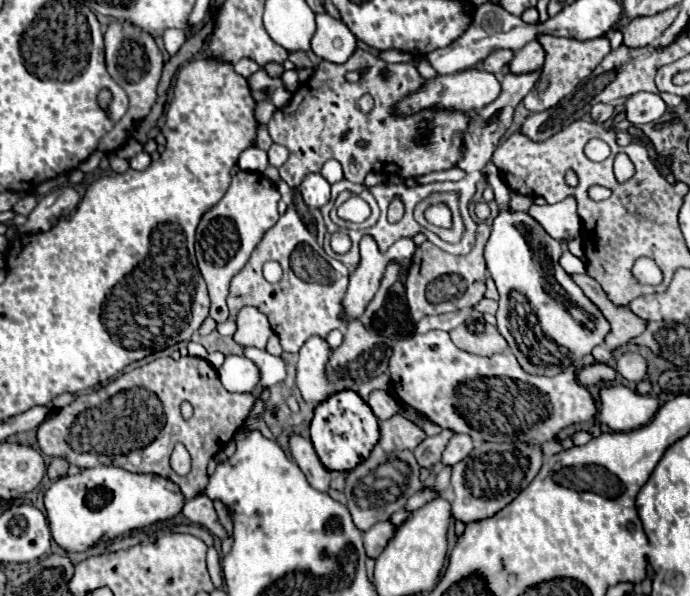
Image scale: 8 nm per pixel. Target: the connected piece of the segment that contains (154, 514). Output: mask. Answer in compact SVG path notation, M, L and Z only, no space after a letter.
M96 466L80 470L74 476L64 476L56 480L44 494L44 506L52 528L52 538L66 552L86 552L92 546L114 540L130 530L140 530L150 524L170 520L180 514L184 500L184 494L180 492L180 488L176 488L176 484L172 484L172 480L154 474L132 474L118 466Z

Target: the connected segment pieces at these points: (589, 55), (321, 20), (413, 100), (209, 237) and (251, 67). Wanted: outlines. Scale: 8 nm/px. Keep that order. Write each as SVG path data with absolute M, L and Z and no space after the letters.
M538 36L546 50L546 62L542 66L542 76L534 88L524 98L524 104L530 112L542 112L552 106L556 106L564 96L574 92L574 88L594 72L594 68L600 64L600 60L610 52L610 42L608 38L596 38L596 40L570 40L570 38L556 38L556 36Z
M326 12L316 16L316 26L318 28L312 38L312 52L336 64L346 62L356 48L356 36L348 30L348 26Z
M470 68L470 70L462 70L456 72L454 76L436 76L434 80L428 80L418 92L410 94L408 98L404 98L398 106L400 112L404 114L414 114L422 108L448 108L448 110L480 110L486 104L490 104L492 100L496 100L500 96L500 82L492 72L486 70L478 70L478 68Z
M238 172L224 198L212 206L200 220L196 228L196 262L206 280L208 294L212 300L210 316L220 324L228 320L226 296L230 280L244 268L252 250L262 240L266 230L270 230L278 220L278 200L280 192L274 182L258 172Z
M244 58L244 60L240 60L240 62L236 64L236 72L242 74L244 78L248 78L250 74L254 74L258 68L260 68L260 66L258 66L254 60L248 60L248 58Z

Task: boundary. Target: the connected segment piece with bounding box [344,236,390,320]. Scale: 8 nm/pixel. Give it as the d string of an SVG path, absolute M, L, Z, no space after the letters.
M364 236L360 240L360 264L350 272L350 284L344 298L346 320L362 316L366 304L374 298L380 286L388 262L390 258L378 250L378 244L372 236Z

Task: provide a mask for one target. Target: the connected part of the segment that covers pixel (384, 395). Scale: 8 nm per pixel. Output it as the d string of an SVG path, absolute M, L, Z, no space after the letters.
M374 390L370 394L368 404L378 420L388 420L398 412L398 402L392 396L392 392L388 392L388 390Z

